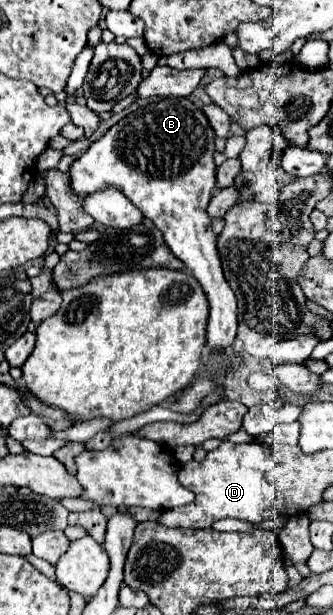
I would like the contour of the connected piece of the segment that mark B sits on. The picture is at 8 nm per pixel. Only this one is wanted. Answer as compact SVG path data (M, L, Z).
M171 98L147 104L145 108L139 108L125 118L121 118L101 140L93 142L81 156L75 158L75 162L69 168L69 186L71 192L77 196L89 196L97 190L105 188L117 188L121 190L141 212L145 218L149 218L163 234L167 246L171 252L187 266L187 270L197 278L201 284L207 302L209 302L209 324L207 324L207 344L209 348L229 348L235 340L237 332L237 300L233 290L229 288L227 280L223 278L221 260L215 248L217 236L211 230L211 218L205 212L211 190L215 188L215 164L213 164L213 128L209 128L209 122L205 120L205 114L187 98Z

